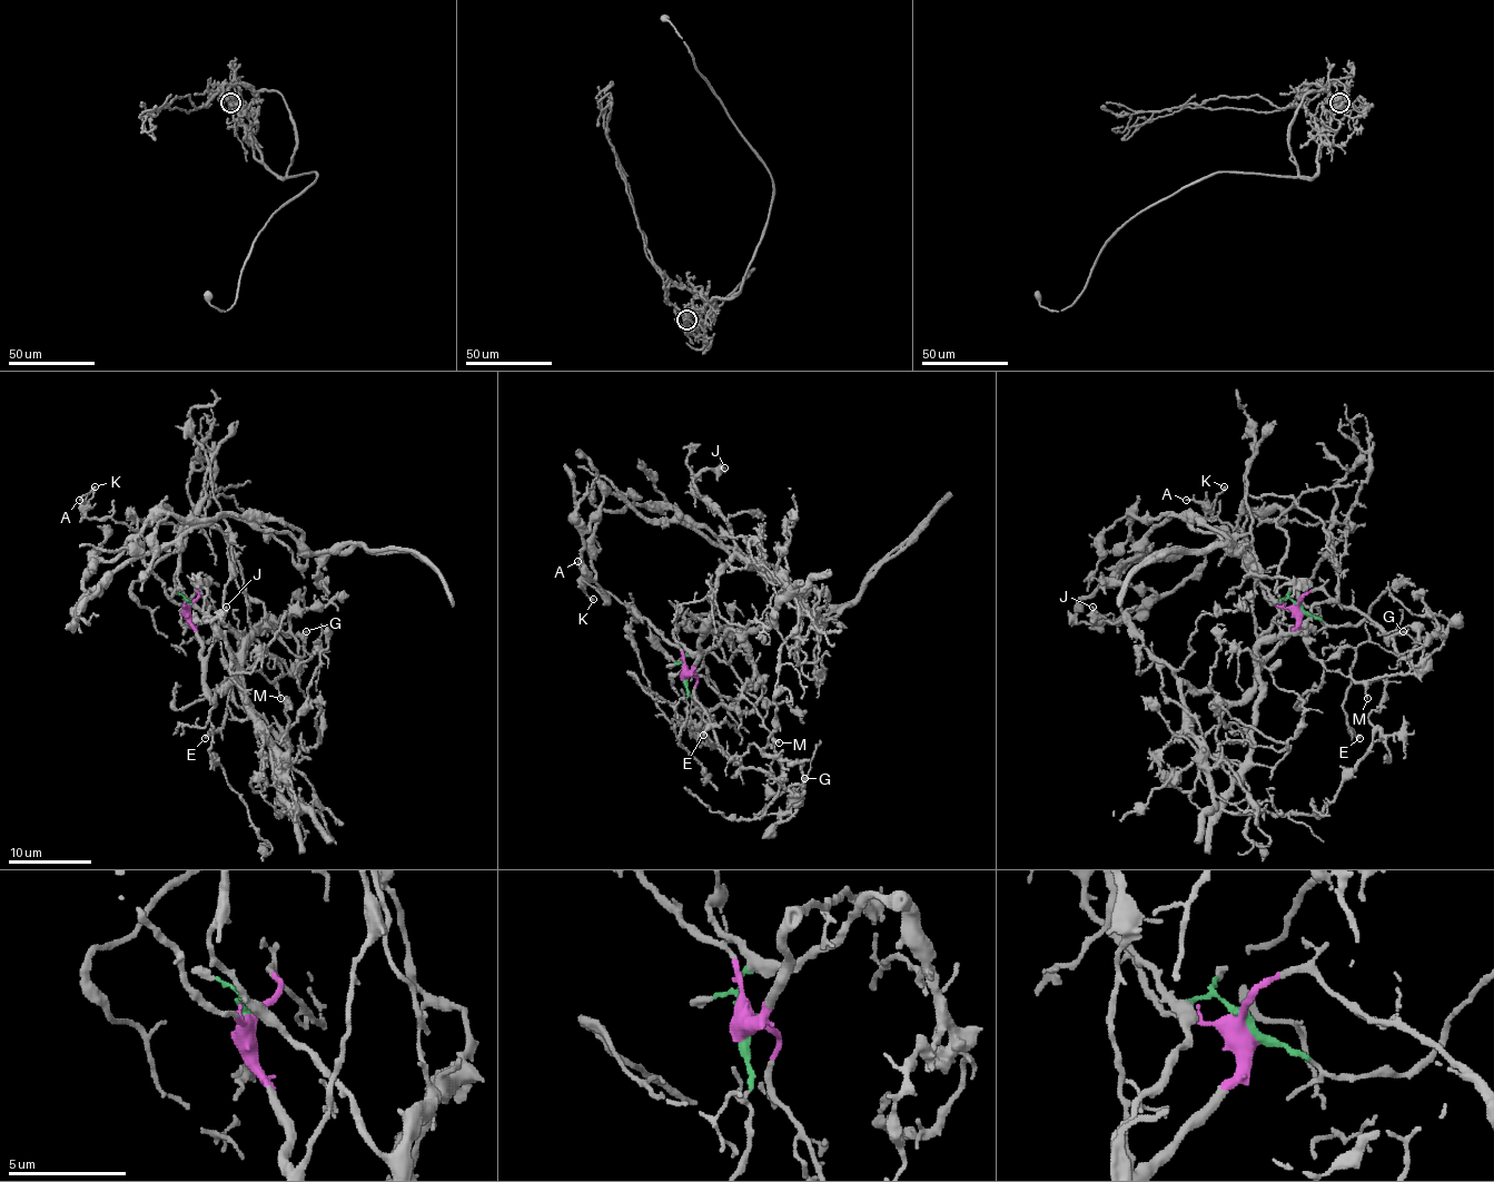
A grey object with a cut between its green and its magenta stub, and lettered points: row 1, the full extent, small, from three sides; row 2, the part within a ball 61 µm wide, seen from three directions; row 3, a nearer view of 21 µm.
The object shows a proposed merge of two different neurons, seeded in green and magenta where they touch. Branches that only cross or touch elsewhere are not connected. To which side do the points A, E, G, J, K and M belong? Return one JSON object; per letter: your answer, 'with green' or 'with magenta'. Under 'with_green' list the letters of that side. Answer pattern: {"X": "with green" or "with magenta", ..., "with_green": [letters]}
{"A": "with magenta", "E": "with green", "G": "with magenta", "J": "with magenta", "K": "with magenta", "M": "with green", "with_green": ["E", "M"]}

